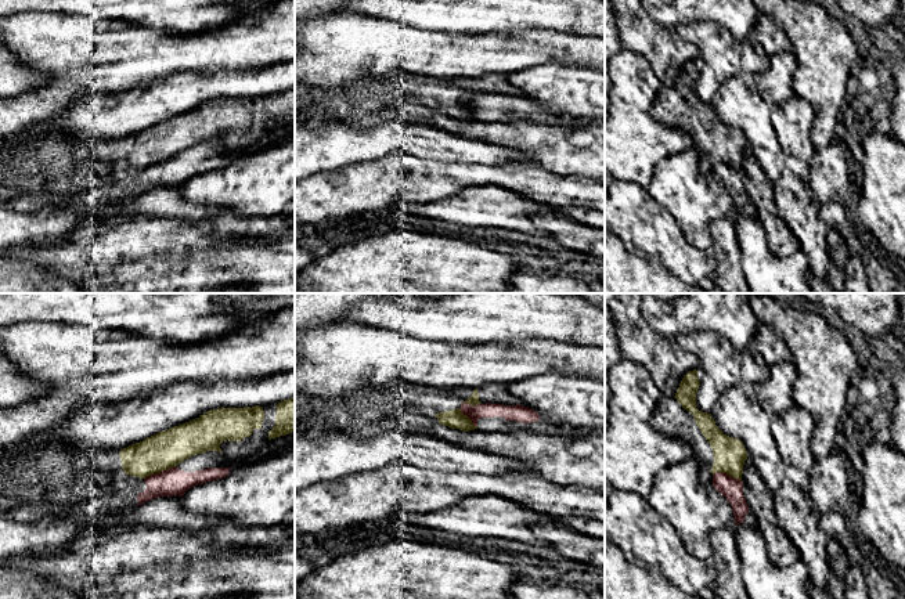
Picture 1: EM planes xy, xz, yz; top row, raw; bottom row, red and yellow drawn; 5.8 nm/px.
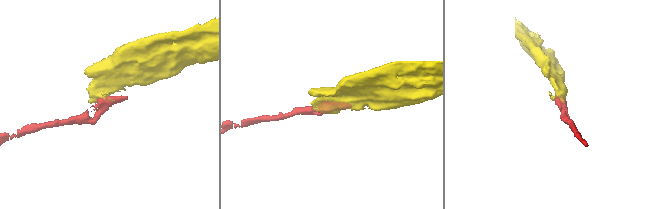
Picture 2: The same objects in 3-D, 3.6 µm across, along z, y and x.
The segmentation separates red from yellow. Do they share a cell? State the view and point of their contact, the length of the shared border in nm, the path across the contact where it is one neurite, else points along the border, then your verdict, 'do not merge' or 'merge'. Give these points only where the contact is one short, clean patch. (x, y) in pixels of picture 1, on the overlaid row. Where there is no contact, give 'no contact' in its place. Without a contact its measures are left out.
contact xy (161, 472); length 200 nm; border xy (175, 465), (154, 472), (144, 479); do not merge

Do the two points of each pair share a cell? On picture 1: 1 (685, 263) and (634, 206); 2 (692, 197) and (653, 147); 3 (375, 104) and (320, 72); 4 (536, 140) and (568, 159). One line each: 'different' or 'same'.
1: same
2: different
3: different
4: same

